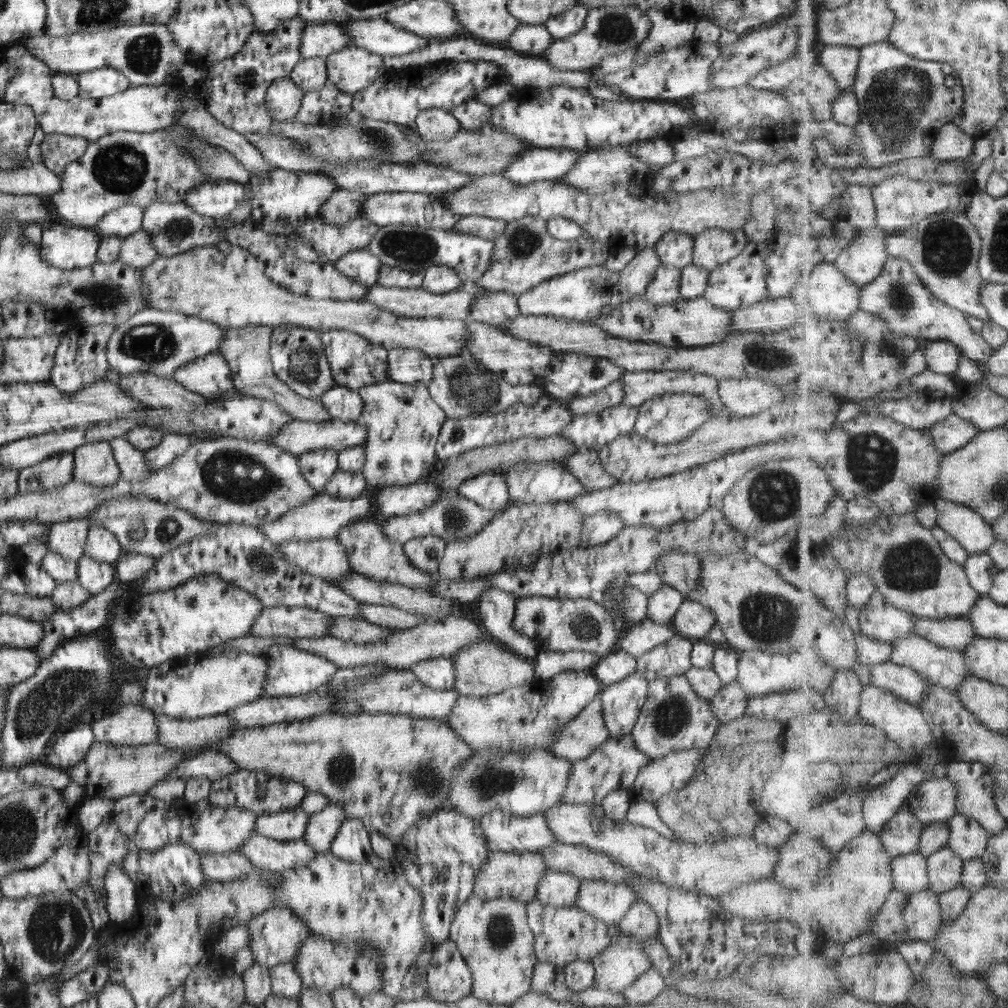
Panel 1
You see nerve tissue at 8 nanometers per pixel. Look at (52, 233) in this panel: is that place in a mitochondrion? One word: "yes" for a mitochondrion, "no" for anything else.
no

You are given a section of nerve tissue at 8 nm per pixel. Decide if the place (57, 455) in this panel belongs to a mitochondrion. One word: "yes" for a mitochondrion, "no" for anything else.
no

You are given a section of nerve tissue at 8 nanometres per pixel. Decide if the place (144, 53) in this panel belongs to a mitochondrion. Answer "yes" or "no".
yes

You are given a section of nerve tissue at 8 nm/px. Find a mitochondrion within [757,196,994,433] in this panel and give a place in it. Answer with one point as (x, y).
(946, 248)

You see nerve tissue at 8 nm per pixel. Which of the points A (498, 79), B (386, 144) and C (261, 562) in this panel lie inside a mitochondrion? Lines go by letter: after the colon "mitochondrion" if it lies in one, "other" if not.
A: other
B: mitochondrion
C: mitochondrion

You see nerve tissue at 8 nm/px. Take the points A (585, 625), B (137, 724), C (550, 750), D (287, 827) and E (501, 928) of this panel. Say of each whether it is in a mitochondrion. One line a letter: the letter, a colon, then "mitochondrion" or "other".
A: mitochondrion
B: other
C: other
D: other
E: mitochondrion

